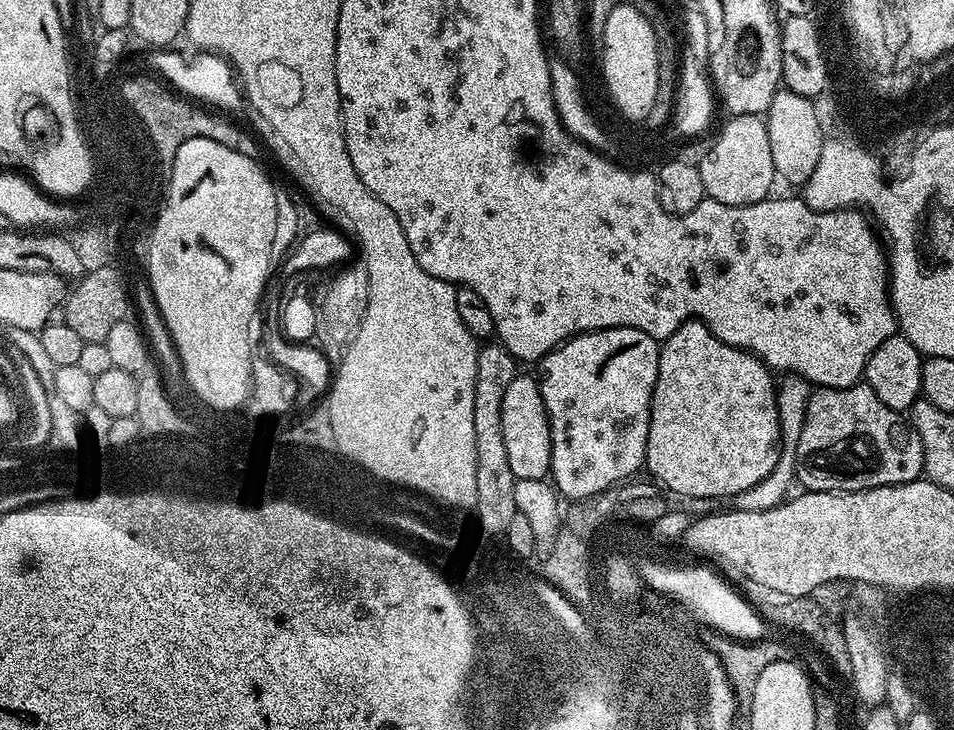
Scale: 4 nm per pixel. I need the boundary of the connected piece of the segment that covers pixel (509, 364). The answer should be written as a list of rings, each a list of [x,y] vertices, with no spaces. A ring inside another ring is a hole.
[[[486,344],[476,356],[474,390],[474,442],[475,442],[475,478],[477,479],[480,516],[484,526],[502,530],[508,526],[517,514],[514,502],[516,476],[507,459],[506,442],[502,433],[502,399],[510,382],[518,374],[516,361],[503,345]]]

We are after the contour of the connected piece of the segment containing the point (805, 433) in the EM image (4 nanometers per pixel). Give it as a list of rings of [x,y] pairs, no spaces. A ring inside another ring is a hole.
[[[863,382],[851,388],[820,388],[806,406],[806,422],[796,447],[796,480],[810,492],[861,492],[867,488],[905,484],[921,479],[924,451],[918,434],[901,413],[890,410]]]

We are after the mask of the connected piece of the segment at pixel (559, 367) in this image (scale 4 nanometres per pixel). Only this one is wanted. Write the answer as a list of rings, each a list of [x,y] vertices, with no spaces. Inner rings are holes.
[[[603,328],[597,332],[584,332],[580,336],[572,336],[565,340],[552,352],[546,353],[538,362],[538,379],[540,382],[540,393],[542,402],[546,406],[546,414],[550,422],[550,462],[552,471],[550,473],[551,483],[557,493],[569,501],[584,500],[587,496],[597,496],[608,488],[623,485],[625,481],[635,474],[639,468],[645,467],[646,446],[648,445],[648,431],[650,430],[650,414],[652,413],[652,395],[658,378],[658,362],[660,361],[660,344],[650,334],[642,334],[642,330],[633,328]]]

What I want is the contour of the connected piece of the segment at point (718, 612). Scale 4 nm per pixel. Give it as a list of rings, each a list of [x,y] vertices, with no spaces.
[[[671,563],[656,568],[656,588],[672,588],[672,596],[681,605],[690,609],[691,615],[695,617],[701,625],[712,628],[714,632],[719,632],[730,639],[740,641],[762,641],[765,639],[764,625],[766,620],[756,608],[752,609],[734,589],[728,585],[729,581],[715,571],[707,572],[704,568],[675,568]]]

